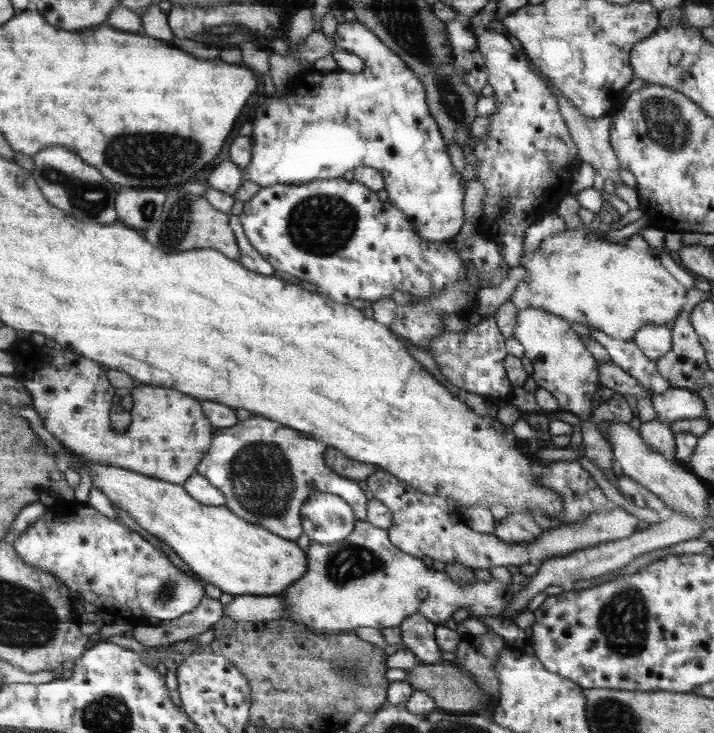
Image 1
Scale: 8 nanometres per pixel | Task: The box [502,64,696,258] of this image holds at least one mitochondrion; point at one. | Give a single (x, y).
(666, 126)

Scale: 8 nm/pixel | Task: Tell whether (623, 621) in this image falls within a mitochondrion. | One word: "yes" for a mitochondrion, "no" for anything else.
yes

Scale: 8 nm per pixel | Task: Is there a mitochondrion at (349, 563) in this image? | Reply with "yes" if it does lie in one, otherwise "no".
yes

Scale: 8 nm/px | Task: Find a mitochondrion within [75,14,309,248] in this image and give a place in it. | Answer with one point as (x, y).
(156, 159)

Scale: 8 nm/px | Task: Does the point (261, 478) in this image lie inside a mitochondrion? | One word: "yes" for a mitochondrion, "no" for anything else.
yes

